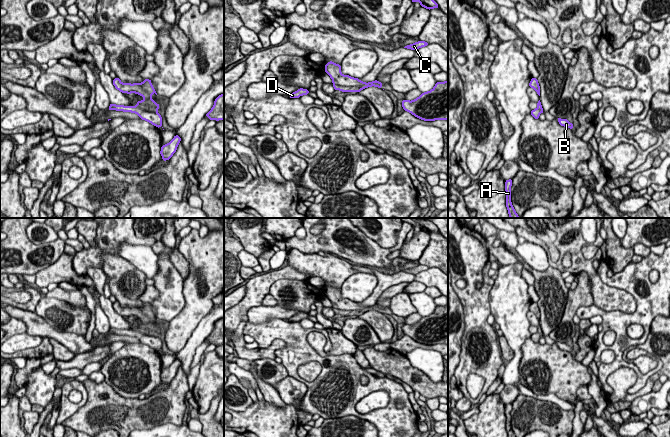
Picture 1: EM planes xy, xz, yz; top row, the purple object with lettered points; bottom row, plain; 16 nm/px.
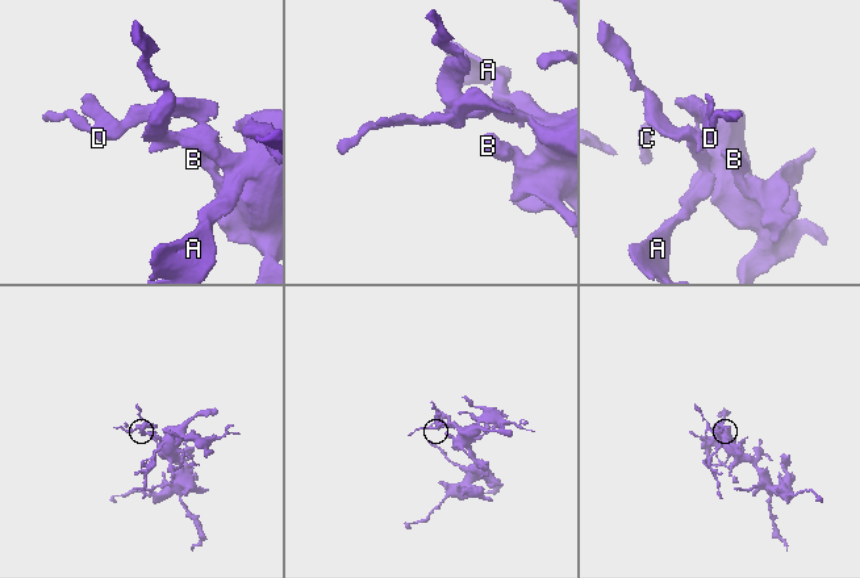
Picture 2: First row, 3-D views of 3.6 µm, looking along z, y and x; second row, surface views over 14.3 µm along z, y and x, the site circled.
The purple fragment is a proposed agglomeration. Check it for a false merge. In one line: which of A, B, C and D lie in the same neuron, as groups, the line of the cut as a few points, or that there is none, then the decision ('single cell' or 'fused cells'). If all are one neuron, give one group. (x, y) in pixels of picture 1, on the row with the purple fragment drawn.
A B C D; no cut; single cell

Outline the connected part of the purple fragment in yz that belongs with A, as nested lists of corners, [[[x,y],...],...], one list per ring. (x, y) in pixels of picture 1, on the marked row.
[[[512,179],[506,180],[505,181],[505,191],[506,191],[506,207],[508,210],[508,214],[510,216],[510,218],[520,218],[515,209],[512,206],[511,203],[511,186],[512,186]]]

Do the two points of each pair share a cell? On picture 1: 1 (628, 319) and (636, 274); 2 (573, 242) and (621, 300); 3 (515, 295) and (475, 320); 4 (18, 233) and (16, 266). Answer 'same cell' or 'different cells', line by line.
1: same cell
2: same cell
3: different cells
4: same cell

